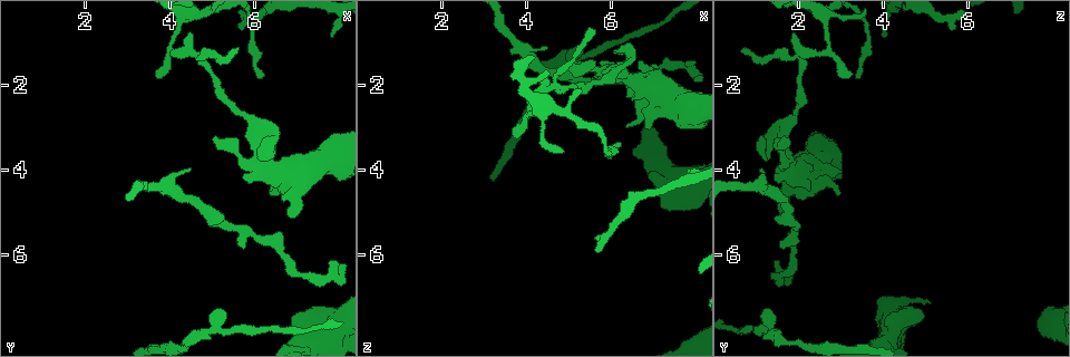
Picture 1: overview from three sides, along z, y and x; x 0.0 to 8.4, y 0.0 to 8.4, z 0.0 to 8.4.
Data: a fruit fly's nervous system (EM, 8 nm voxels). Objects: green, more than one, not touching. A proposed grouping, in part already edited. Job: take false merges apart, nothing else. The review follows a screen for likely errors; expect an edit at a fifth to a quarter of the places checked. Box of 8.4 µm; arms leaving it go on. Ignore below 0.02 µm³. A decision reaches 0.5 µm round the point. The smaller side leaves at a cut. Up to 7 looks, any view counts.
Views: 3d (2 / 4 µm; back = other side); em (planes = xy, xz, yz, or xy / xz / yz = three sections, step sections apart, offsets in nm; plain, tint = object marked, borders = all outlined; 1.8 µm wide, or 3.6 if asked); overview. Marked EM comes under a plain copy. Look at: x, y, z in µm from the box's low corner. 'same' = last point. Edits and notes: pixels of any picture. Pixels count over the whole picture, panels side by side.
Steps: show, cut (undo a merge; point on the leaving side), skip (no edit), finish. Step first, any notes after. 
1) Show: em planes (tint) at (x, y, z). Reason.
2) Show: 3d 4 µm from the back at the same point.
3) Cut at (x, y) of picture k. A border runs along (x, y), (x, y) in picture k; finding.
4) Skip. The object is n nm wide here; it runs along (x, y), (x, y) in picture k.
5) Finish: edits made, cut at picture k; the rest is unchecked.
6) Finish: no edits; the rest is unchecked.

Show: em planes (tint) at (7.15, 7.45, 4.30). Touches itself.

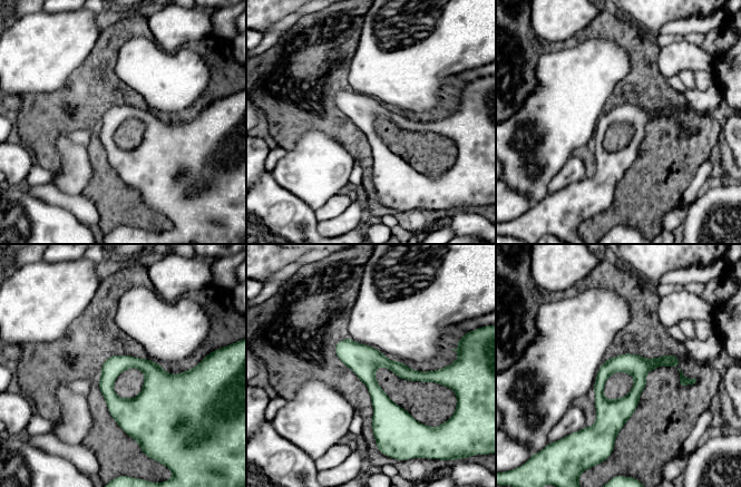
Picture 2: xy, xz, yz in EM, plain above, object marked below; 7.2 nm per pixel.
Skip. All the same neuron.

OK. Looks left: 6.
Show: 3d 4 µm at (5.05, 7.70, 1.30). Sharp bend.

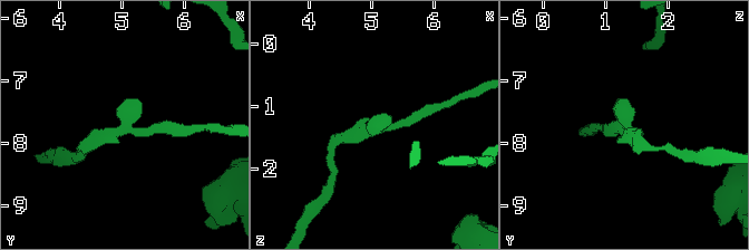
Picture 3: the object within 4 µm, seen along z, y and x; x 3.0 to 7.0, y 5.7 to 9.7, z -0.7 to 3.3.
Show: em planes (tint) at (5.05, 7.75, 1.35).

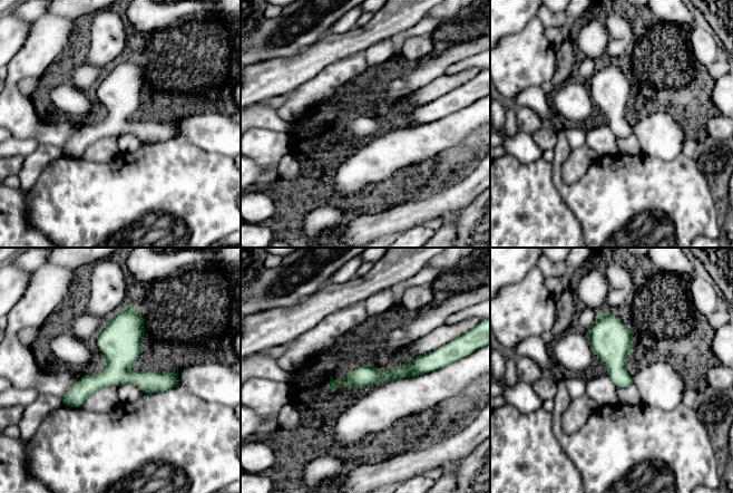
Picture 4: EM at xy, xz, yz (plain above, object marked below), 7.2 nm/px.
Skip. The object is 150 nm wide here; it runs along (133, 308), (118, 361), (66, 403) in picture 4; all the same neuron.

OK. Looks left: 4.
Show: em 3.6 µm planes (borders) at (4.75, 1.30, 2.05). Abrupt turn.

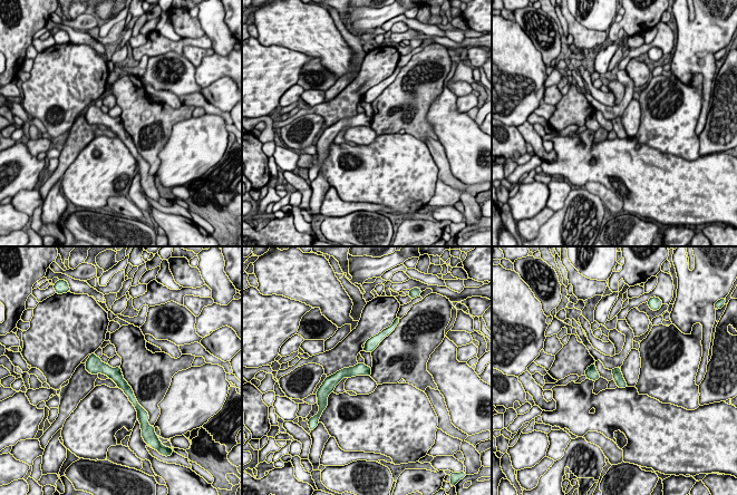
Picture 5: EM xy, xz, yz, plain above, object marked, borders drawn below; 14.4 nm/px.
Skip. One neuron here.

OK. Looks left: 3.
Finish: no edits; the rest is unchecked.

